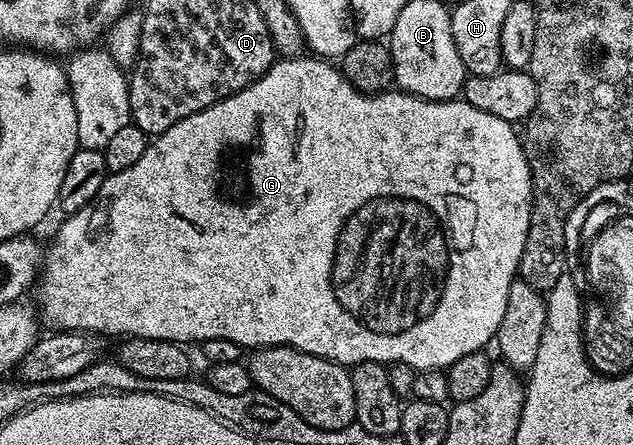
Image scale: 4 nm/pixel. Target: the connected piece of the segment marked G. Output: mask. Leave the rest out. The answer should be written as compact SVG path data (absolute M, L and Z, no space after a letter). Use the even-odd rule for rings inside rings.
M283 56L263 73L253 84L249 84L241 92L197 112L193 116L185 116L173 128L164 134L152 137L145 148L145 156L137 160L137 164L129 164L129 168L108 173L105 184L95 196L79 211L66 215L55 234L55 239L45 250L45 257L41 273L37 279L39 290L39 306L37 314L44 327L55 332L64 330L83 330L87 334L101 334L112 336L119 334L123 338L148 338L149 340L169 340L180 344L196 342L202 344L209 340L233 340L233 344L244 348L262 348L264 346L288 346L297 348L301 352L309 352L313 356L321 356L330 362L338 362L340 366L348 368L362 362L404 362L416 370L441 370L446 371L461 356L478 354L484 349L487 341L491 342L496 337L502 317L508 303L509 286L513 284L519 273L521 252L525 248L525 236L531 219L531 173L527 157L523 151L523 144L518 133L513 131L512 123L501 120L497 116L489 116L489 112L481 112L462 100L449 102L427 102L412 94L405 94L398 88L384 90L382 94L362 94L343 75L342 69L330 61L316 56Z

